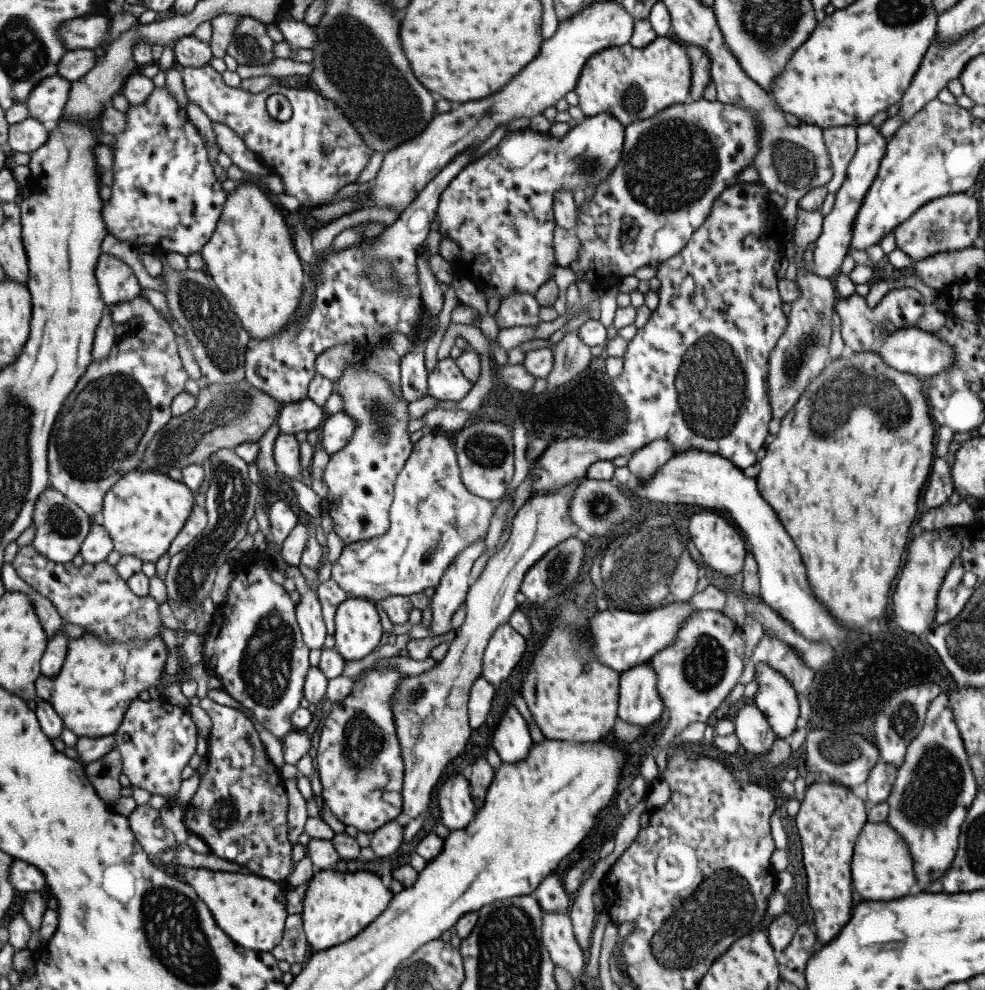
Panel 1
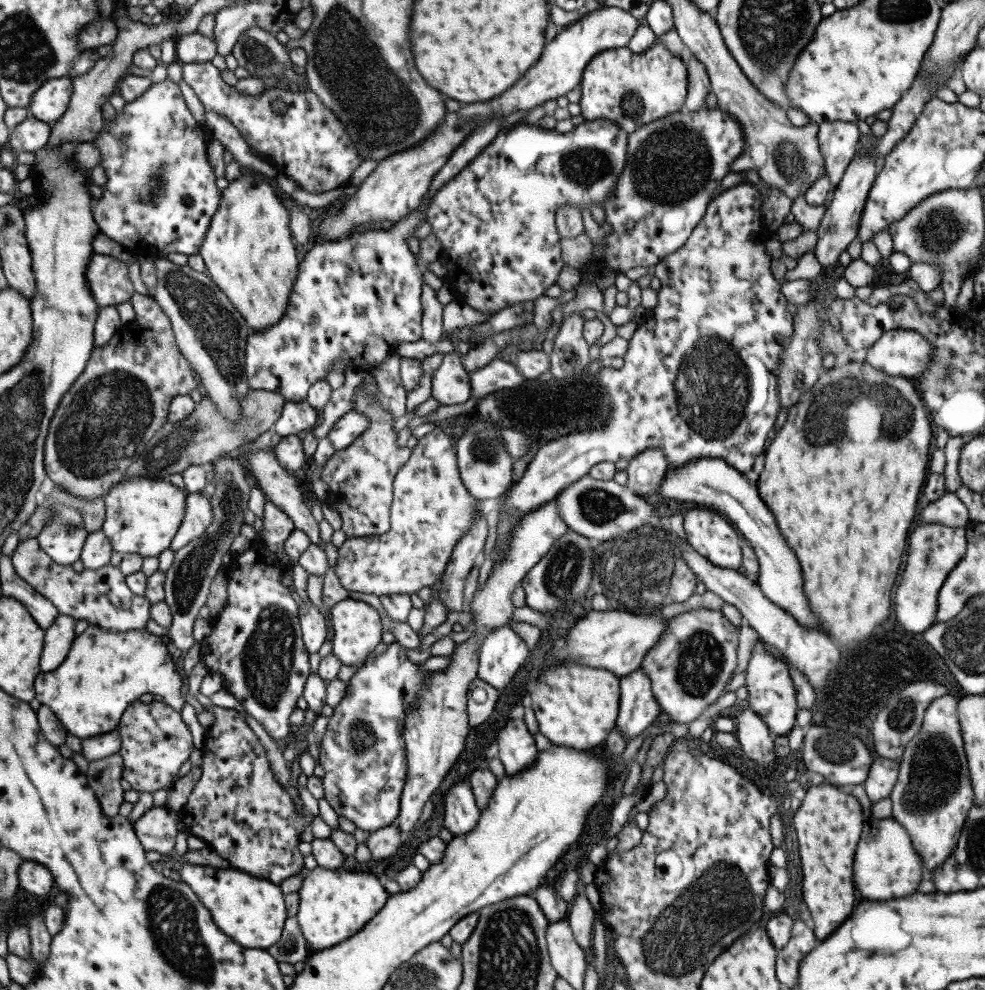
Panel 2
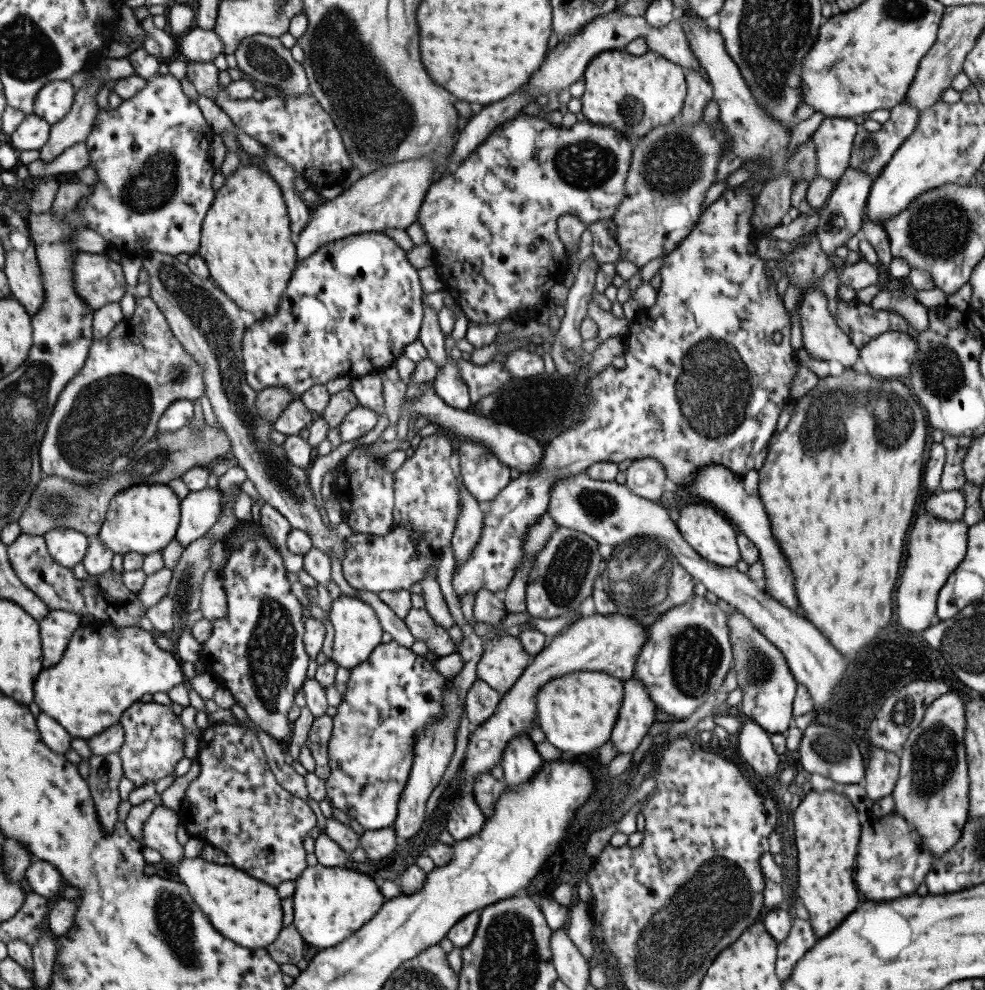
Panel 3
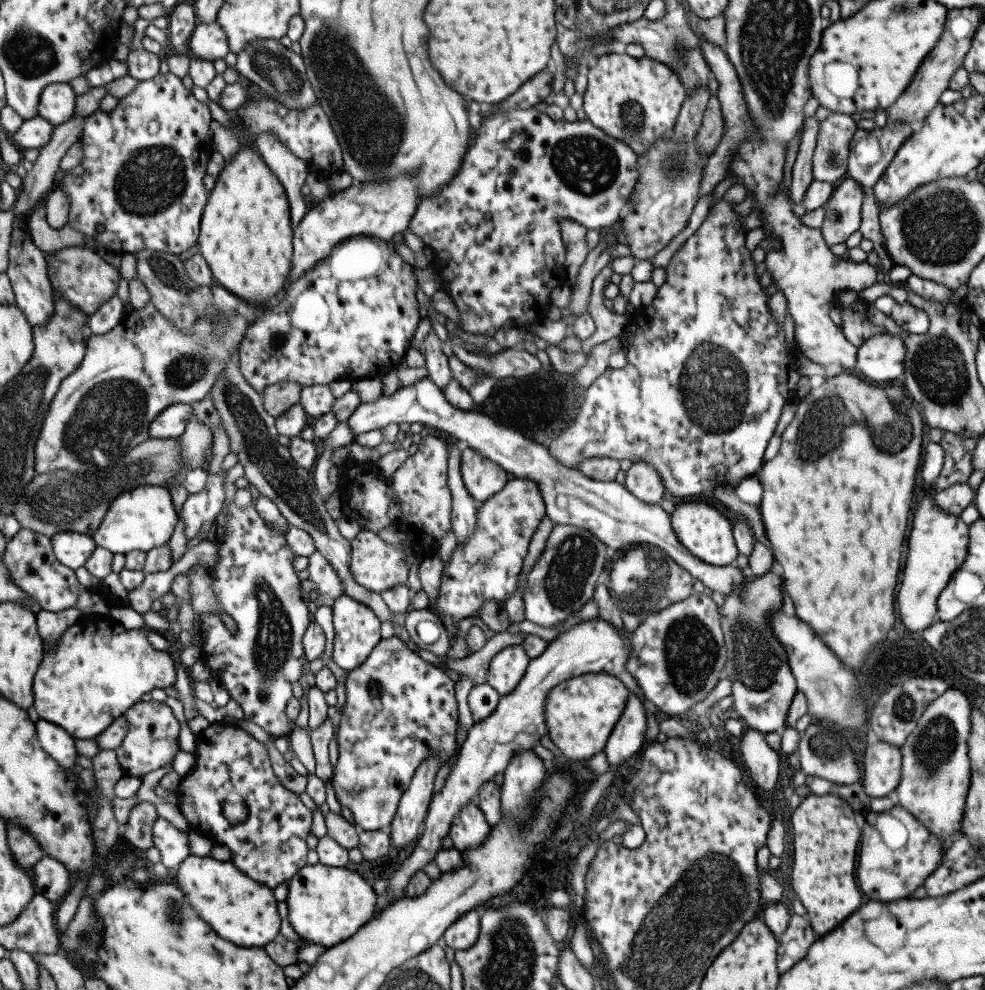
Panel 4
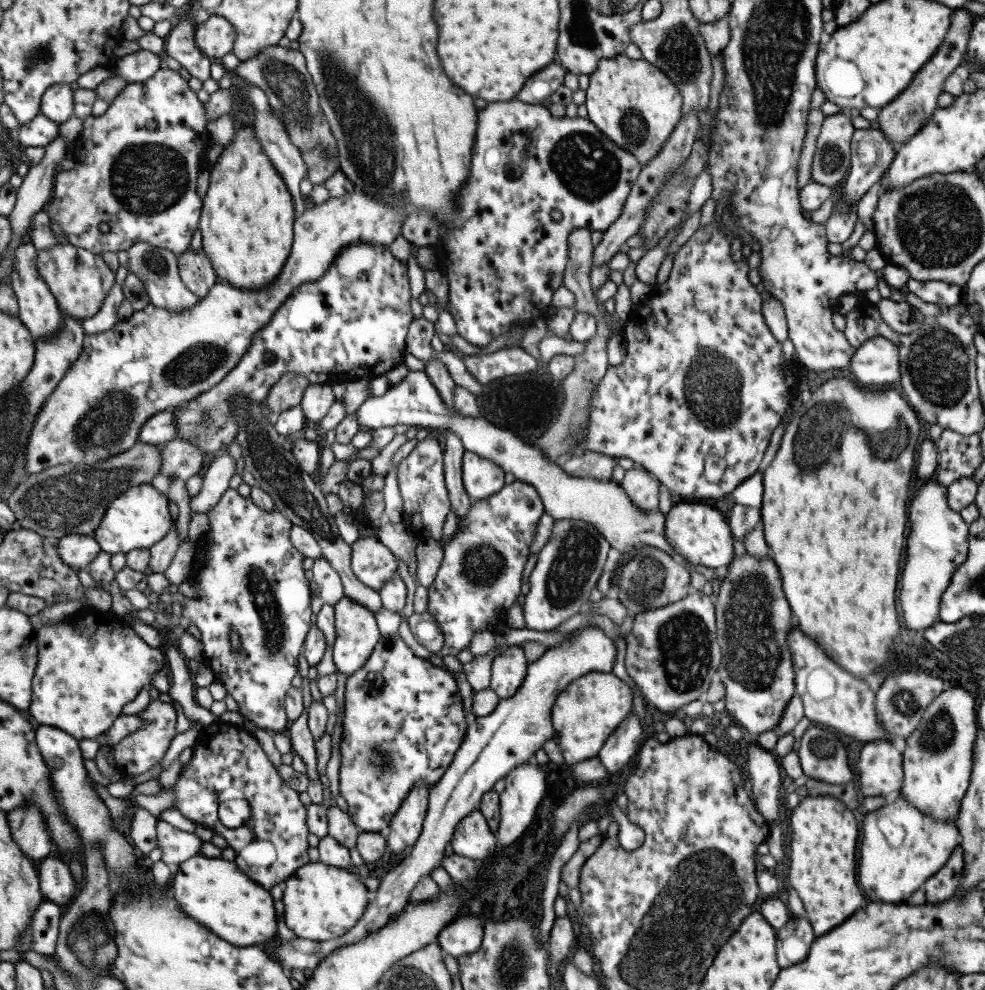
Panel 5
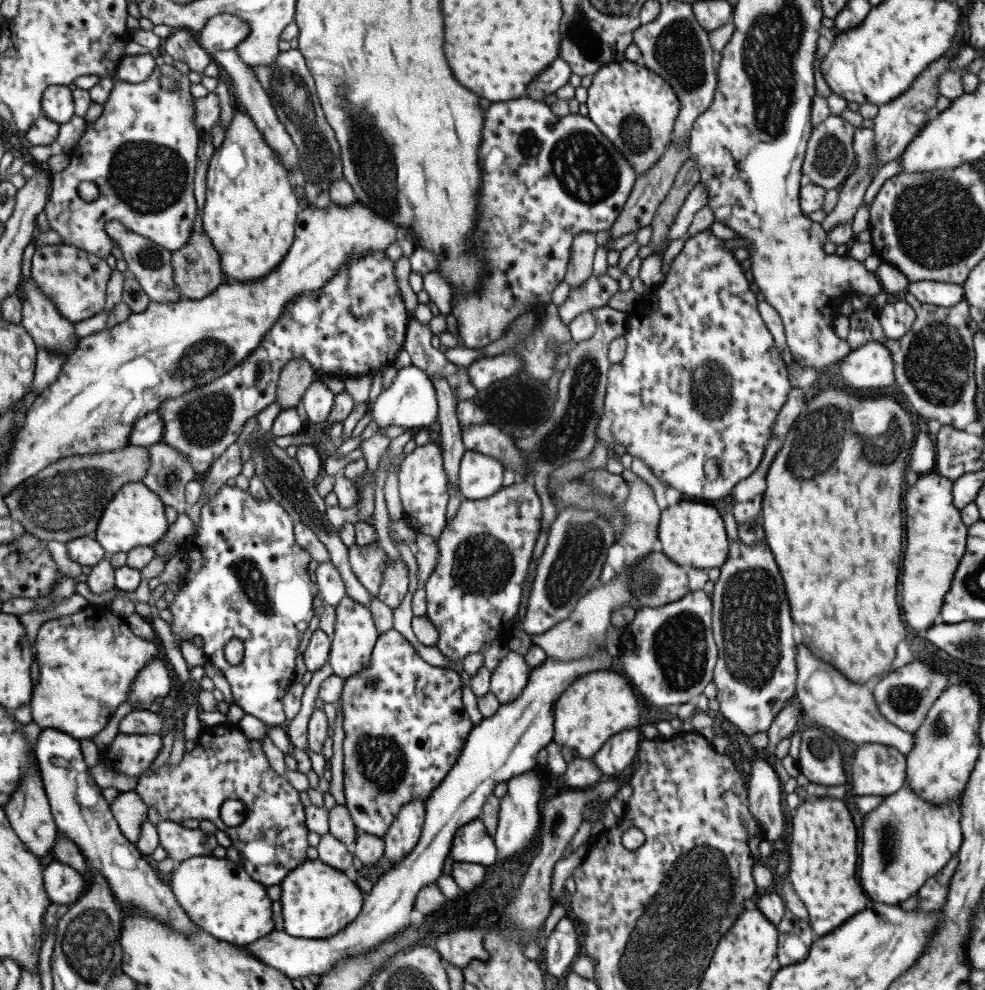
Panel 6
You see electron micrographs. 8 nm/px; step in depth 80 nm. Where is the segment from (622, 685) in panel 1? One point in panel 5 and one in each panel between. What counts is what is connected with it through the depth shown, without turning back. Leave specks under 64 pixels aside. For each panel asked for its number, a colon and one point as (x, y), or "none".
2: (637, 708)
3: (636, 713)
4: (627, 737)
5: (624, 743)

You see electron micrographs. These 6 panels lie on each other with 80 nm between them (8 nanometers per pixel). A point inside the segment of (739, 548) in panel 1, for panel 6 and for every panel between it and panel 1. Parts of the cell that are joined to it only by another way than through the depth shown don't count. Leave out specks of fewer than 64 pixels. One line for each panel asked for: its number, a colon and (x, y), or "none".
2: (709, 534)
3: (713, 537)
4: (701, 529)
5: (698, 533)
6: (691, 534)

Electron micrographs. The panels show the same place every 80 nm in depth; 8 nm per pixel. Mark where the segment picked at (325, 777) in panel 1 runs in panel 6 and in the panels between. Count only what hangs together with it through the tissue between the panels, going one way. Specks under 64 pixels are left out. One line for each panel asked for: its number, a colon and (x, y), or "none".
2: (362, 753)
3: (389, 697)
4: (398, 708)
5: (403, 720)
6: (404, 726)

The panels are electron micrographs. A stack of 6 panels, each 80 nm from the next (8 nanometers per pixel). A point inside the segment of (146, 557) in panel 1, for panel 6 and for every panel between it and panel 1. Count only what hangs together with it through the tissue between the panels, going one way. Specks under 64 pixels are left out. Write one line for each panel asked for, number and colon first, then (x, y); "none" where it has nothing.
2: (141, 514)
3: (143, 518)
4: (141, 519)
5: (138, 518)
6: (134, 517)

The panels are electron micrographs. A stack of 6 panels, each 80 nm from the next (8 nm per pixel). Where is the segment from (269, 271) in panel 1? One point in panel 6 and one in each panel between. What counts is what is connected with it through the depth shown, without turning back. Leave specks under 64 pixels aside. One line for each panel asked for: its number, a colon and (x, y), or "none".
2: (247, 251)
3: (244, 238)
4: (245, 238)
5: (246, 216)
6: (249, 213)

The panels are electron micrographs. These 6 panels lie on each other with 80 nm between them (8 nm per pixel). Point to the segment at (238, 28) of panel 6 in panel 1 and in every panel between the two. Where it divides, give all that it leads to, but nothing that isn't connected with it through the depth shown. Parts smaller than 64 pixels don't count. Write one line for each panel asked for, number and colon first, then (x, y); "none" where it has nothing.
1: (188, 51)
2: (190, 48)
3: (197, 44)
4: (207, 41)
5: (214, 36)

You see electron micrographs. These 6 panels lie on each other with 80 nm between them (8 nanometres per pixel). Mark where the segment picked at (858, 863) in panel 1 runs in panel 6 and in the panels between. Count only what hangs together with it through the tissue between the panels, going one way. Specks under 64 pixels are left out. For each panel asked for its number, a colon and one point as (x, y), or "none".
2: (885, 866)
3: (891, 862)
4: (896, 853)
5: (900, 848)
6: (906, 840)

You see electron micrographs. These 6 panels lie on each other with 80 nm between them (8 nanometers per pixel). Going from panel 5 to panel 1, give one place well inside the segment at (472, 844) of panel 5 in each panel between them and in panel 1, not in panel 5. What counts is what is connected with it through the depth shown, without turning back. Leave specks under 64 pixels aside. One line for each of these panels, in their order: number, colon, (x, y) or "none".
1: (454, 799)
2: (460, 814)
3: (464, 819)
4: (468, 829)

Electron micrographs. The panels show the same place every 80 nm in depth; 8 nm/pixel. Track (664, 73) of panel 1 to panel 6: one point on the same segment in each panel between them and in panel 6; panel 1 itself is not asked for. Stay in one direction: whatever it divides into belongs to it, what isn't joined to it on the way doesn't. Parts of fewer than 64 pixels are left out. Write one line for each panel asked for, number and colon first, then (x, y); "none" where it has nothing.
2: (631, 89)
3: (631, 94)
4: (634, 100)
5: (632, 103)
6: (635, 109)

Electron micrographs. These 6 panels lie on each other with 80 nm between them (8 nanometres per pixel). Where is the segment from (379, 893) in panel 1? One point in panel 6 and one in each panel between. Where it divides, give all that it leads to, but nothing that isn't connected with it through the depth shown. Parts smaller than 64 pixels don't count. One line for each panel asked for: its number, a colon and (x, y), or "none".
2: (333, 904)
3: (329, 904)
4: (327, 904)
5: (322, 902)
6: (317, 901)

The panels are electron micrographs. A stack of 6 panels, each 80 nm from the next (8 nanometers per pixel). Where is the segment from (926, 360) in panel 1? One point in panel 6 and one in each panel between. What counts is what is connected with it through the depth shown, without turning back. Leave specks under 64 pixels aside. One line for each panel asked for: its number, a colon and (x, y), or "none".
2: (898, 352)
3: (890, 355)
4: (881, 357)
5: (876, 361)
6: (870, 366)

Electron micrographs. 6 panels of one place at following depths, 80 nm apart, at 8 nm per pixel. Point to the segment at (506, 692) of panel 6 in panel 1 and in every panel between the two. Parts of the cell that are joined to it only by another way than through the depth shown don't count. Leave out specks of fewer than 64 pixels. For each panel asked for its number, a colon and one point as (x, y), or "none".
1: (503, 650)
2: (502, 651)
3: (502, 660)
4: (503, 671)
5: (508, 667)

